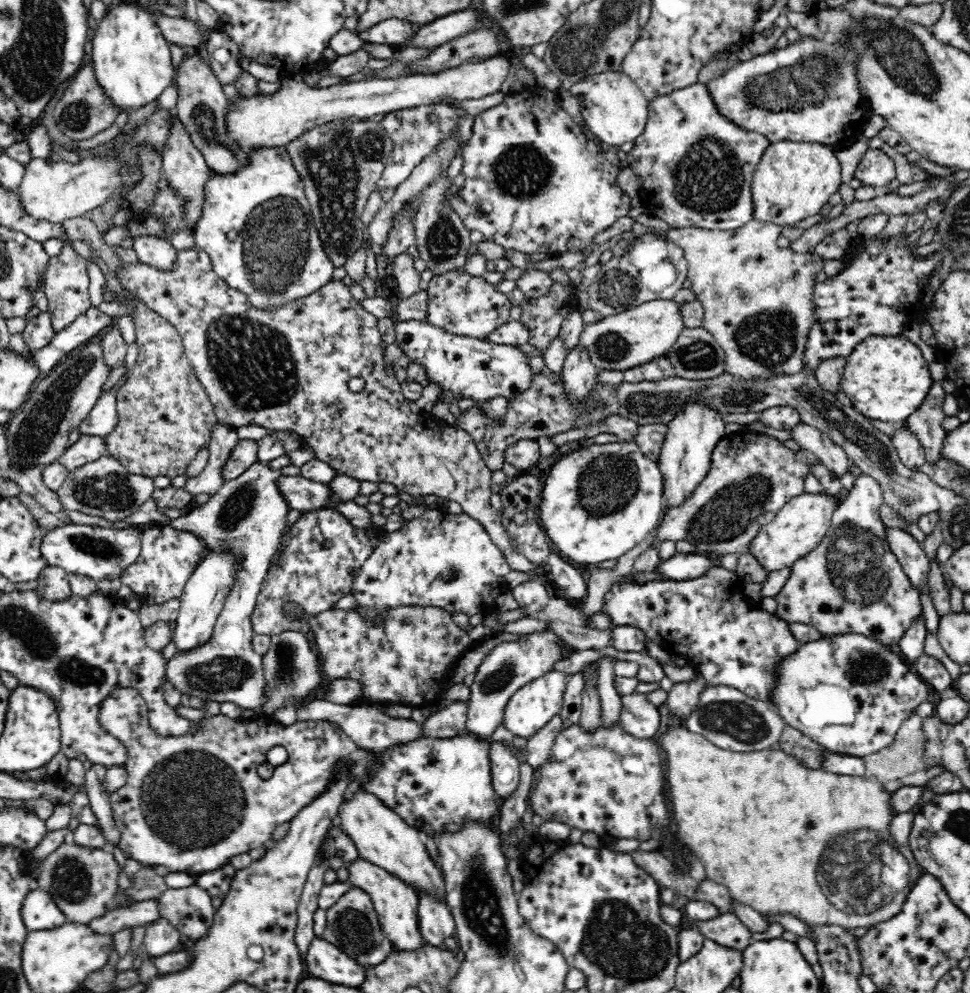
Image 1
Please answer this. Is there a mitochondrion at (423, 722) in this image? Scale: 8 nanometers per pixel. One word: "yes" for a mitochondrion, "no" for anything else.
no

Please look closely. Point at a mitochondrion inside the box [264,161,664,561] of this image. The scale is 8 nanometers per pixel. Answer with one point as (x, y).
(610, 484)

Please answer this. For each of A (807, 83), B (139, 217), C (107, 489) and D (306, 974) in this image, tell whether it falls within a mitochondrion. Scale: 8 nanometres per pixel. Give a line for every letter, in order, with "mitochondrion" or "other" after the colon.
A: mitochondrion
B: other
C: mitochondrion
D: other

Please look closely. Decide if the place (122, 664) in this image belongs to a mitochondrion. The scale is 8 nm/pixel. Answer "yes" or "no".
no

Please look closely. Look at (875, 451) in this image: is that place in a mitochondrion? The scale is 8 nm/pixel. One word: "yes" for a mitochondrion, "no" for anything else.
yes

